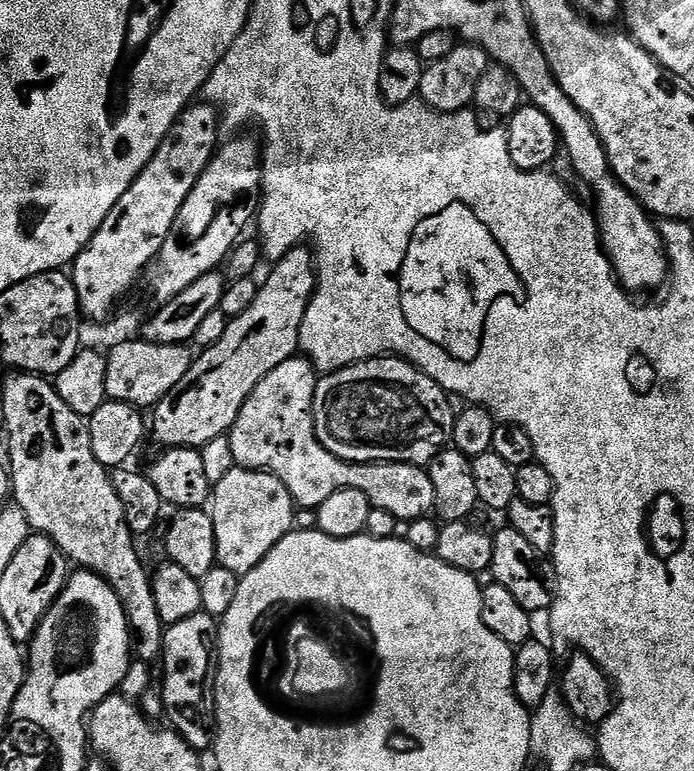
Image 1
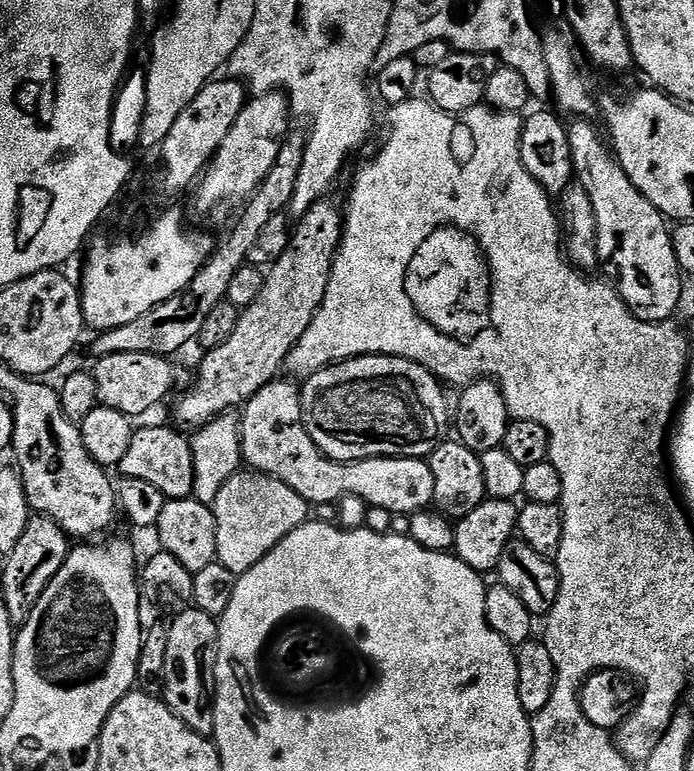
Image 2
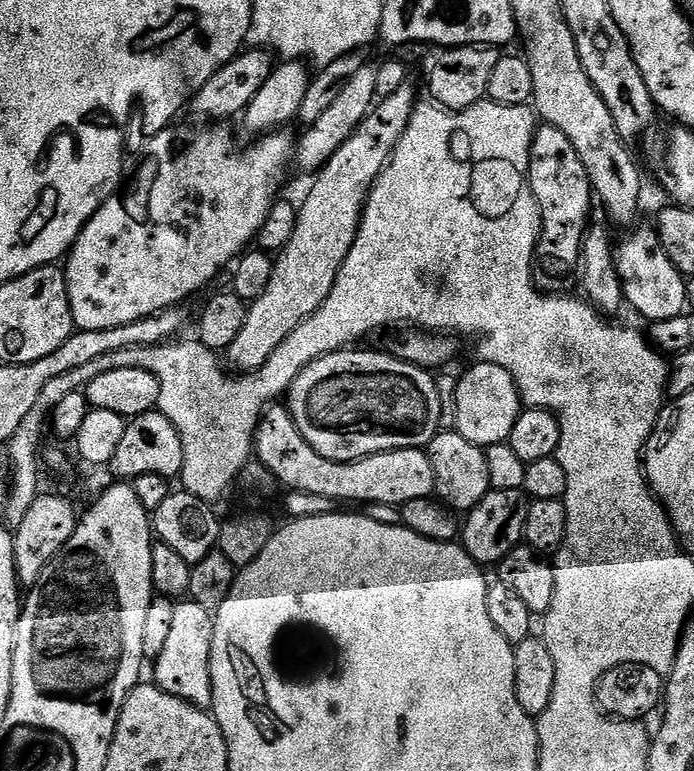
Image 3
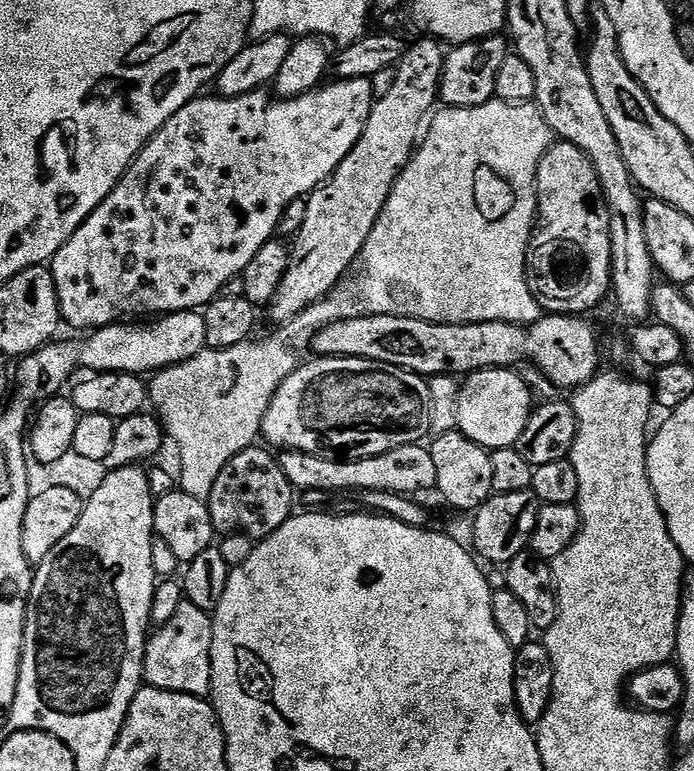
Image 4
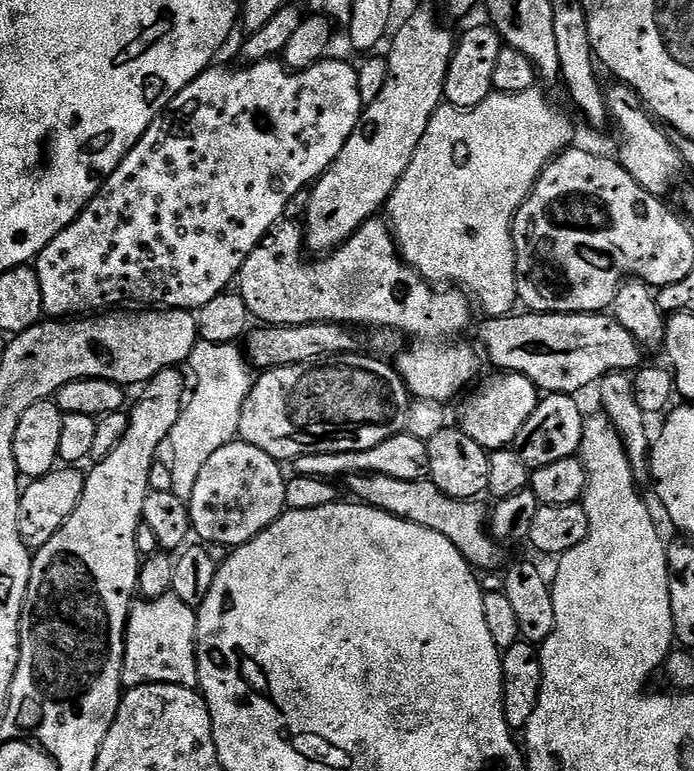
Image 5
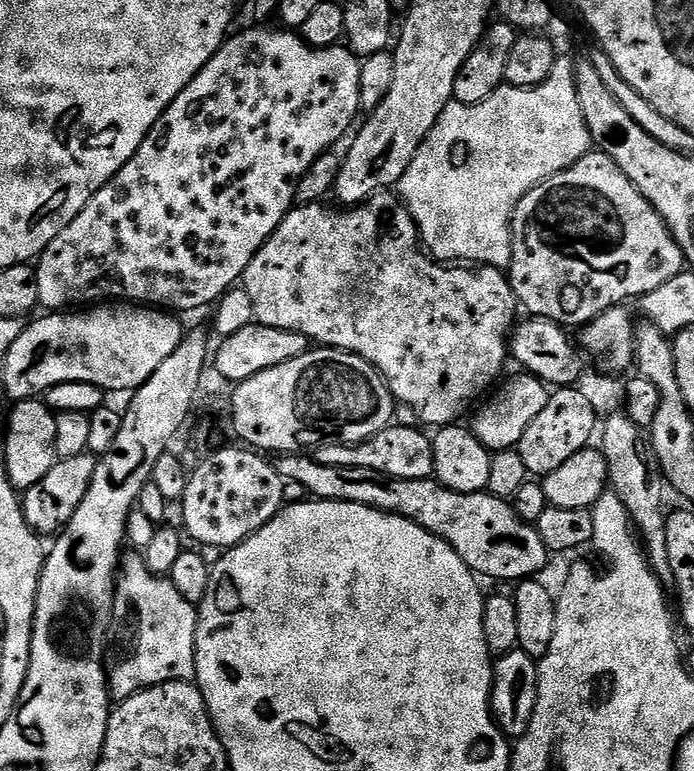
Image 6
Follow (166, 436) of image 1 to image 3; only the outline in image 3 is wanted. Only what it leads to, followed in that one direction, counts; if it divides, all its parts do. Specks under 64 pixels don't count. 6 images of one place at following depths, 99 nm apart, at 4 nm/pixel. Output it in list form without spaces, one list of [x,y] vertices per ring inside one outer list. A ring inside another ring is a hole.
[[[392,98],[381,99],[375,105],[374,114],[365,116],[363,122],[352,133],[352,137],[329,158],[323,168],[315,173],[316,181],[313,182],[304,205],[302,203],[299,205],[298,226],[294,226],[294,235],[275,257],[268,285],[257,300],[248,304],[246,322],[238,338],[234,338],[232,345],[226,349],[226,360],[227,356],[229,360],[227,363],[229,365],[232,363],[237,373],[257,372],[268,361],[270,354],[274,354],[274,350],[278,350],[278,346],[282,346],[282,342],[286,342],[286,338],[290,338],[290,334],[294,334],[294,330],[298,330],[298,326],[302,326],[302,322],[313,316],[318,306],[322,306],[322,302],[326,302],[330,290],[334,290],[338,270],[342,270],[342,262],[346,262],[346,254],[350,254],[354,246],[354,238],[360,229],[360,220],[364,217],[364,205],[368,202],[372,185],[376,183],[376,179],[391,160],[392,152],[408,125],[409,109],[396,108],[396,102]]]

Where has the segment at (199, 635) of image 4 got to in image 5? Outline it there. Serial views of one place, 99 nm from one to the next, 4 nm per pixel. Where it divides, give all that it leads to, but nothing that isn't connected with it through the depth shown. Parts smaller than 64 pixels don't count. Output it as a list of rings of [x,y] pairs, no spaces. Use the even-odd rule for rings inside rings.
[[[167,594],[157,600],[144,598],[133,603],[124,642],[125,689],[137,688],[139,684],[173,684],[183,688],[199,685],[196,613],[197,609],[182,602],[175,594]]]

